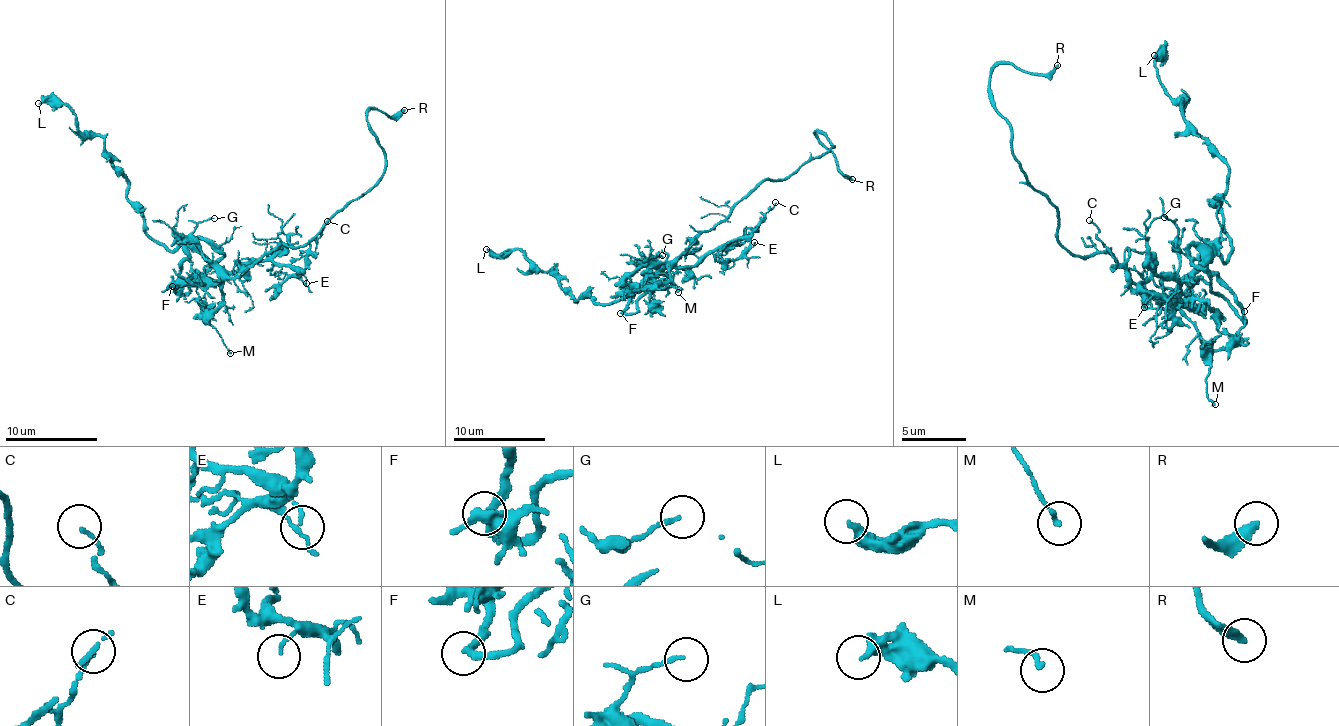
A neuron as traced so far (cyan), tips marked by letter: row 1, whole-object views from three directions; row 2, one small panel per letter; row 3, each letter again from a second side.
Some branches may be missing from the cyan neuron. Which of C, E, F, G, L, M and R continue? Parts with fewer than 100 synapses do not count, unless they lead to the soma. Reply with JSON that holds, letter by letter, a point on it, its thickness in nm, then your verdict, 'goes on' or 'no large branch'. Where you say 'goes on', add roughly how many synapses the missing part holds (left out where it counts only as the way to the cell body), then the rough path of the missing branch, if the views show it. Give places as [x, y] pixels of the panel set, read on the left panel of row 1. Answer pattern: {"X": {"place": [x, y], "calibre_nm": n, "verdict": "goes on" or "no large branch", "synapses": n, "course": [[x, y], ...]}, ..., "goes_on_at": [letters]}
{"C": {"place": [327, 221], "calibre_nm": 110, "verdict": "no large branch"}, "E": {"place": [306, 283], "calibre_nm": 100, "verdict": "no large branch"}, "F": {"place": [172, 286], "calibre_nm": 240, "verdict": "no large branch"}, "G": {"place": [214, 218], "calibre_nm": 130, "verdict": "no large branch"}, "L": {"place": [38, 103], "calibre_nm": 280, "verdict": "no large branch"}, "M": {"place": [230, 353], "calibre_nm": 150, "verdict": "no large branch"}, "R": {"place": [404, 110], "calibre_nm": 320, "verdict": "goes on", "course": [[404, 110], [413, 107], [422, 98], [424, 103]]}, "goes_on_at": ["R"]}

